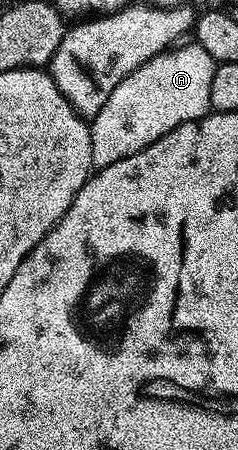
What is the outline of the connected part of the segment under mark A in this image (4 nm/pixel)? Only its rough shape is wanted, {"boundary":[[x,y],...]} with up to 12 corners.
{"boundary":[[196,41],[128,73],[92,116],[116,165],[211,114],[218,64]]}

